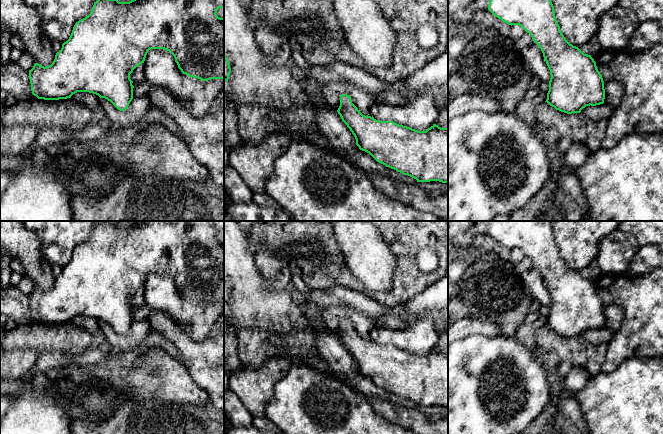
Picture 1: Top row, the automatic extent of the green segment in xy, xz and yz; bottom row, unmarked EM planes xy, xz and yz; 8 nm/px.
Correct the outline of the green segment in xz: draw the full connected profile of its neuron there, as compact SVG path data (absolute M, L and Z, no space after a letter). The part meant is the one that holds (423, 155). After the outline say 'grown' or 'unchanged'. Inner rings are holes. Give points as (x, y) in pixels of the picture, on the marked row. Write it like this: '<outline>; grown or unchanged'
M347 94L340 96L337 112L354 135L359 149L369 153L377 162L417 182L448 183L448 128L433 124L426 131L418 131L393 121L376 120L363 115Z; unchanged

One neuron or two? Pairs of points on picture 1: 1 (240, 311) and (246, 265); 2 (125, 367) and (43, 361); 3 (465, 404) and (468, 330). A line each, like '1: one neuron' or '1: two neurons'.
1: one neuron
2: one neuron
3: two neurons

